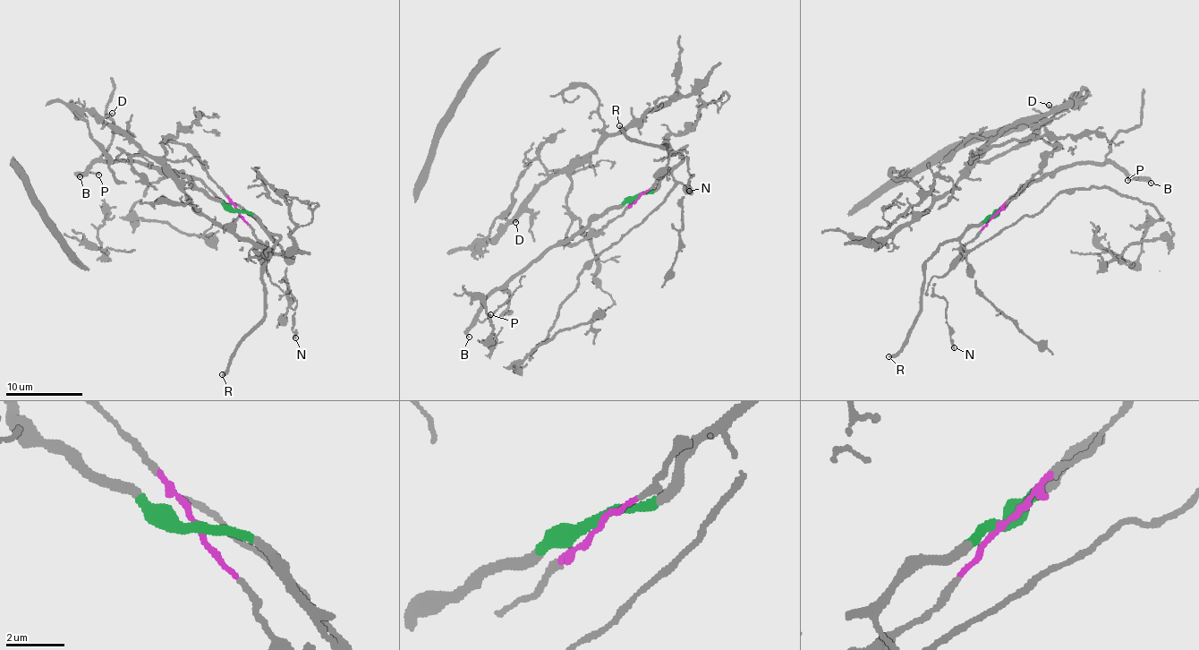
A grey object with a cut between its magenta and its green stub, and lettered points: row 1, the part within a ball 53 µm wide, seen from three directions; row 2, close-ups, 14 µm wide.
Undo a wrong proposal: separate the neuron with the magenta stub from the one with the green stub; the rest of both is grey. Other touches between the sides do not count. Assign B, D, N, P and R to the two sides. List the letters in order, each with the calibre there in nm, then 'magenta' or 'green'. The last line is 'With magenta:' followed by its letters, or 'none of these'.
B: 320 nm thick; green
D: 130 nm thick; magenta
N: 240 nm thick; magenta
P: 150 nm thick; green
R: 260 nm thick; green
With magenta: D, N

